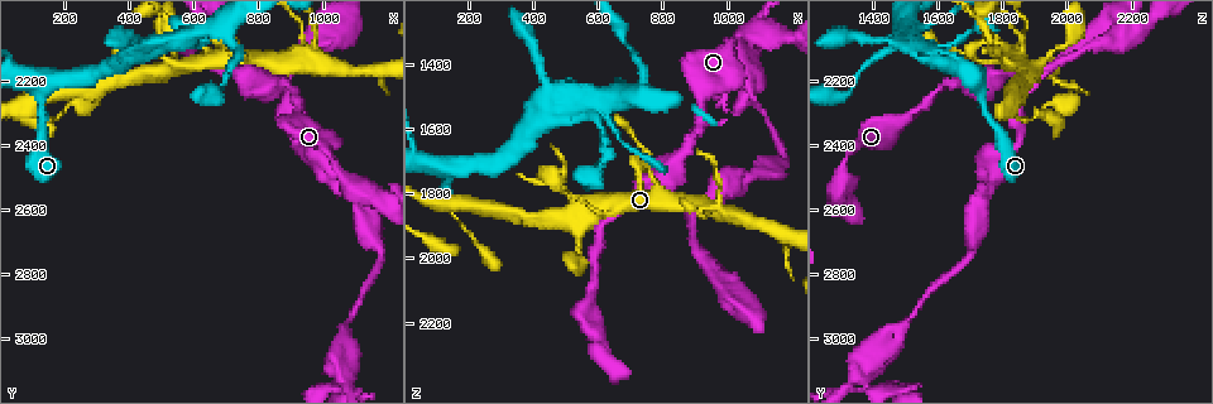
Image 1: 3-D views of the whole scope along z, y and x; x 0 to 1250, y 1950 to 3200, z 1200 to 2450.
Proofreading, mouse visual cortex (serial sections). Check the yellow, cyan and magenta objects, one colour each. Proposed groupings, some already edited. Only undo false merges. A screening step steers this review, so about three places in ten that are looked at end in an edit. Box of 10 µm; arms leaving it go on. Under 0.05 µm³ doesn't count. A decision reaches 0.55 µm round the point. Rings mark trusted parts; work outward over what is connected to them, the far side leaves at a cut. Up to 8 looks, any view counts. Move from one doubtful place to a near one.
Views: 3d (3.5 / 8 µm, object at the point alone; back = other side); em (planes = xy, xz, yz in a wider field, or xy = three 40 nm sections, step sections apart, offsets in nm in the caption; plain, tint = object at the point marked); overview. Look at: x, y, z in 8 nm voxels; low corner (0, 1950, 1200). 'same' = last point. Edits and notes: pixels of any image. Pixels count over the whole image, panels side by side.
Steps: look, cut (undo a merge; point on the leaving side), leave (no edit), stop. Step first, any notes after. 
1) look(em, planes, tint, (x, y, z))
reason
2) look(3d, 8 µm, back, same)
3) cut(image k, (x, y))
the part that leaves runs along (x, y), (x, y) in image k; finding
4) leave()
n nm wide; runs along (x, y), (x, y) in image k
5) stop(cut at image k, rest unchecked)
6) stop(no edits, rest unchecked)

look(3d, 3.5 µm, (900, 2160, 1840))
four-way junction

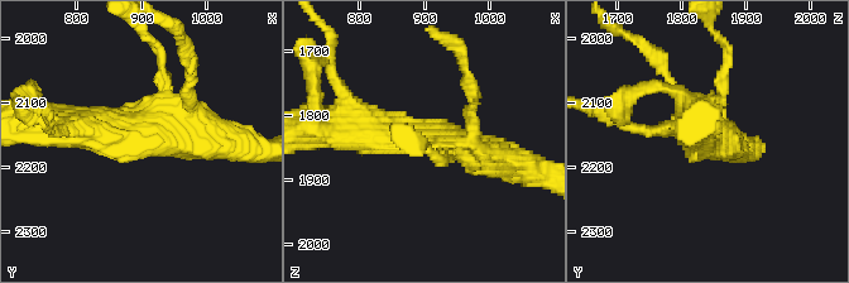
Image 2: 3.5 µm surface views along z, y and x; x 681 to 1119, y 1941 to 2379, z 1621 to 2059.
look(em, xy, step 3, tint, (900, 2150, 1830))
4 arms; arms of 150, 250, 450, 450 nm; need the tissue

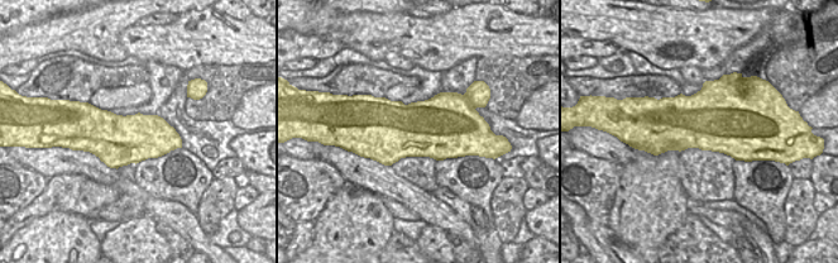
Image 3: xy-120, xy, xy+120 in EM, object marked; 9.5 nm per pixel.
look(em, xy, step 2, tint, same)
cut it another way

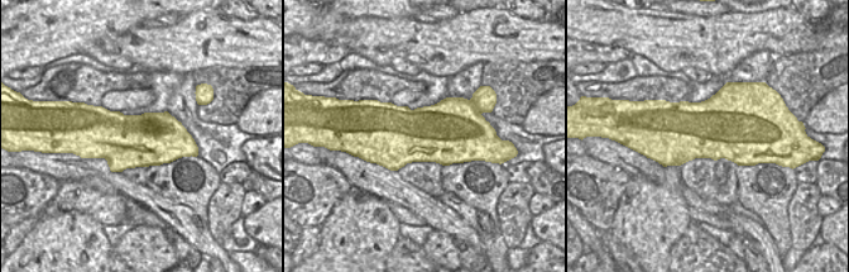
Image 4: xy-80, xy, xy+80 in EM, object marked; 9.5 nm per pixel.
leave()
runs along (340, 126), (437, 137), (508, 159) in image 2; all the same cell

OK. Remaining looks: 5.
look(3d, 3.5 µm, back, (1170, 2570, 1300))
three arms meet

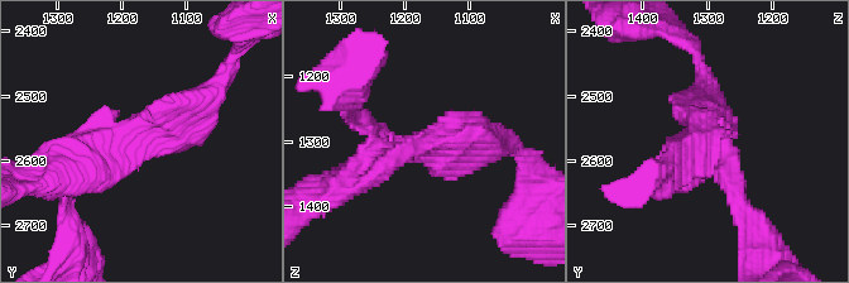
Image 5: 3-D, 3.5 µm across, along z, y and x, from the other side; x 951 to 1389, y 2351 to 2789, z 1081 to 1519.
look(em, xy, step 2, tint, (1175, 2570, 1305))
3 arms; arms of 250, 350, 400 nm; now the EM

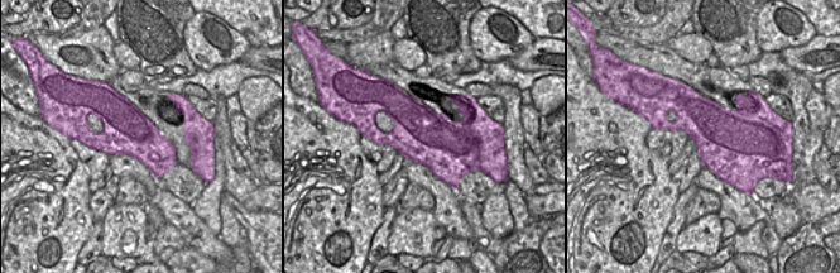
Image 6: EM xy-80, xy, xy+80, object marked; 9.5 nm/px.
cut(image 5, (724, 186))
two cells meet here

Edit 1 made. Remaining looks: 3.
look(overview)

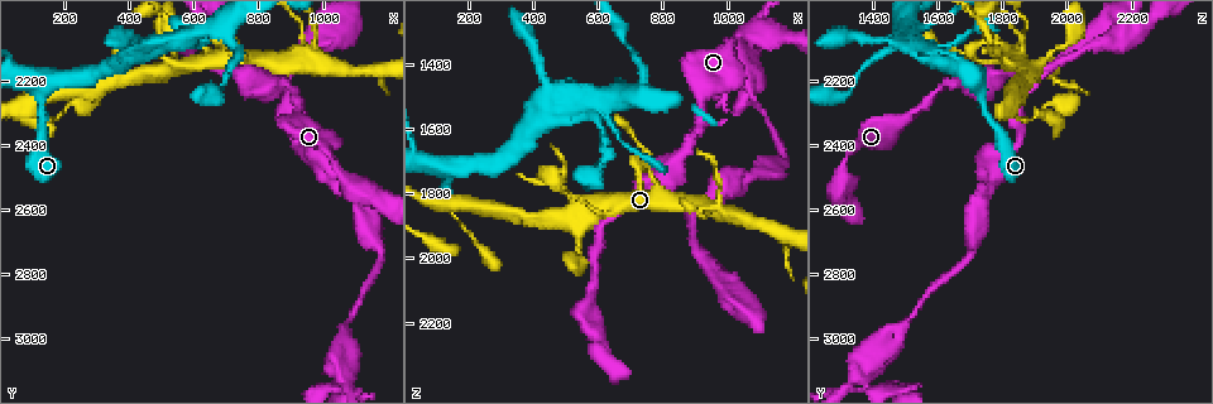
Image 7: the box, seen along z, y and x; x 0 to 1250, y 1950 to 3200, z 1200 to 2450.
look(3d, 3.5 µm, (470, 2120, 1780))
sharp bend

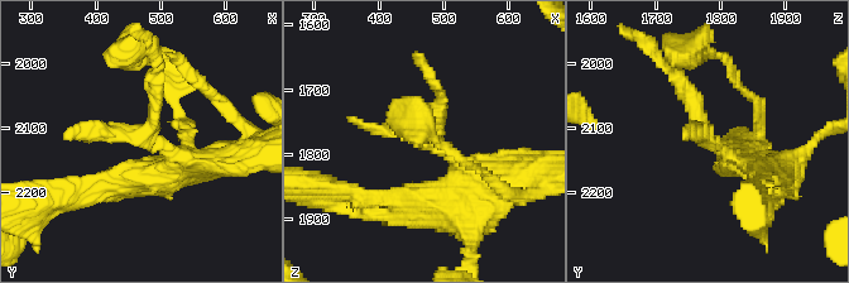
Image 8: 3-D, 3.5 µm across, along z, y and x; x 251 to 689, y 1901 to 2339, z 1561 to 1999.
look(em, planes, tint, (480, 2115, 1780))

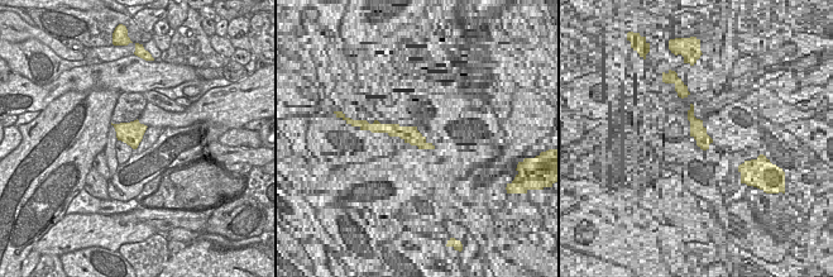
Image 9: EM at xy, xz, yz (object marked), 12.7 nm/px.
leave()
runs along (748, 157), (711, 142), (667, 68) in image 8; continuous, no second cell

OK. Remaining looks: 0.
stop(cut at image 5, rest unchecked)

